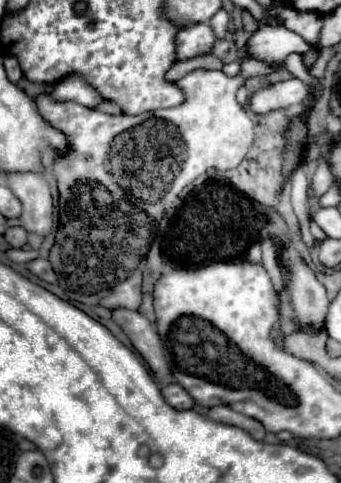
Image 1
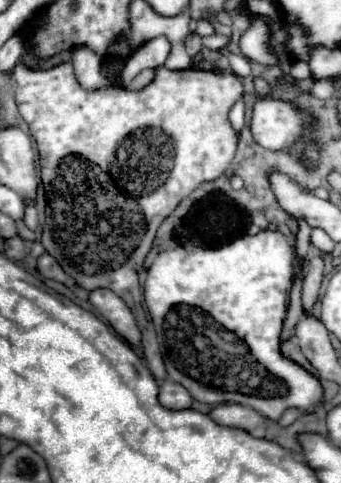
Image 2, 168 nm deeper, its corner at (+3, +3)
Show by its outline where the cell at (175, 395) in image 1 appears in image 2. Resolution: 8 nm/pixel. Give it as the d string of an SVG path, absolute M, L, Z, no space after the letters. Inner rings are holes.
M167 379L161 383L159 389L159 403L167 409L173 411L181 411L181 409L189 409L193 403L193 397L187 393L187 389L183 389L183 385Z

